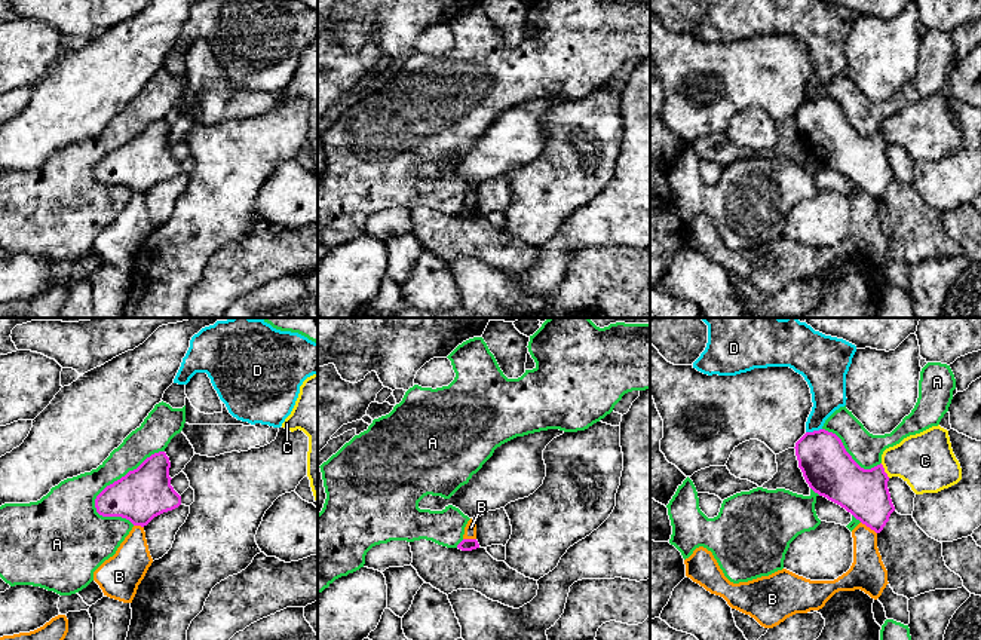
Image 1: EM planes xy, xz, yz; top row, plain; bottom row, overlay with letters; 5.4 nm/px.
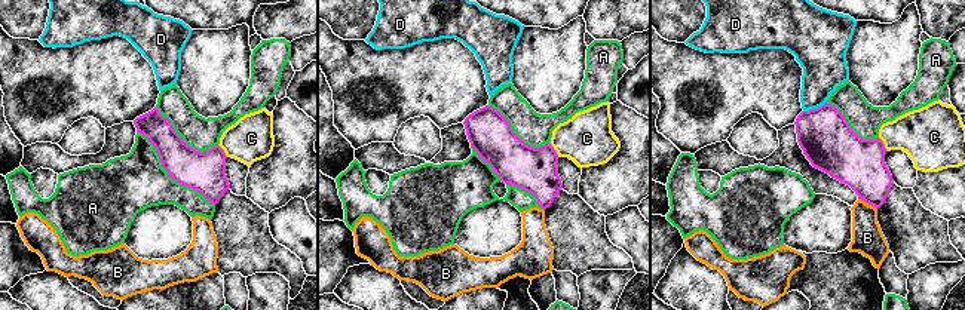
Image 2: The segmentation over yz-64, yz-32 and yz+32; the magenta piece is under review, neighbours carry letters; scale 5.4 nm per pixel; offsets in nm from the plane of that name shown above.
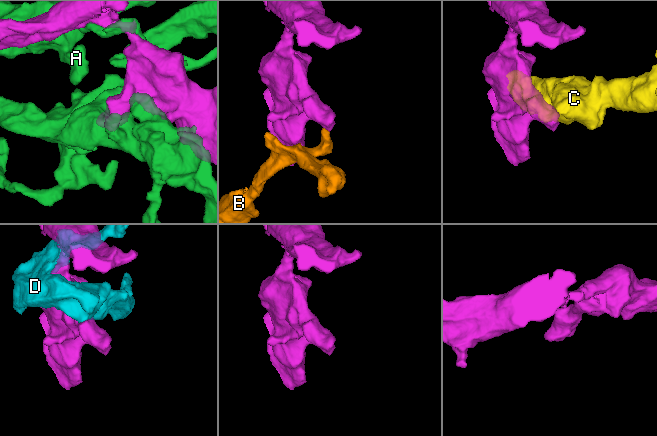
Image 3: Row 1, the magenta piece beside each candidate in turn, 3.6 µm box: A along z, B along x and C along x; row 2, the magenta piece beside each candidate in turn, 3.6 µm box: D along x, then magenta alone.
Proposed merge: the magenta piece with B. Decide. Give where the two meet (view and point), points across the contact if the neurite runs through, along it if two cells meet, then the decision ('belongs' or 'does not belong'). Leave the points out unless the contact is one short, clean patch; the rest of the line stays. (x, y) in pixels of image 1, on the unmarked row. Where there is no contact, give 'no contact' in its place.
contact yz (868, 193); border yz (861, 189), (876, 201); does not belong

